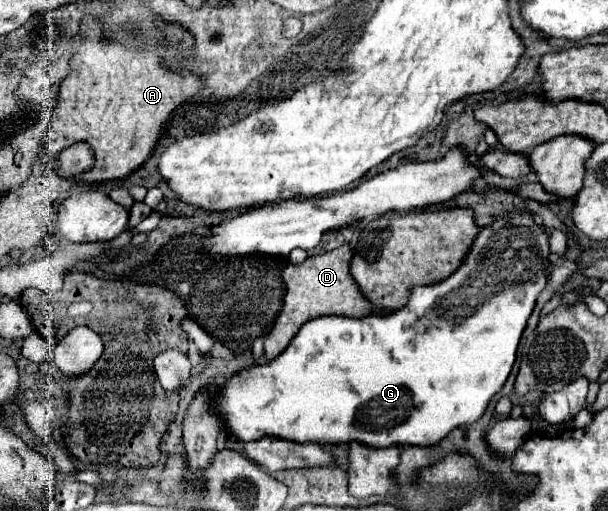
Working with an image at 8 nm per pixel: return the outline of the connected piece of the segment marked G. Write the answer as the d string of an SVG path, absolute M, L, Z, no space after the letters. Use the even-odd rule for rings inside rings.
M520 211L508 217L494 217L492 225L482 227L472 243L472 249L464 257L462 265L446 279L438 281L436 285L420 285L410 291L410 297L406 305L398 311L392 311L388 315L366 315L360 319L350 317L316 317L300 327L296 337L290 341L284 353L280 353L274 361L268 361L264 365L256 365L250 369L244 369L236 373L222 389L216 399L216 409L226 421L230 433L240 441L254 441L264 435L274 435L280 439L290 439L296 443L320 443L320 445L338 445L338 443L350 443L360 441L364 445L372 447L390 447L390 445L434 445L442 441L452 429L460 425L470 425L482 417L486 411L490 399L502 389L506 383L512 365L516 361L516 349L518 341L526 329L526 323L534 311L538 295L544 291L550 275L550 245L548 245L548 233L544 227L536 225L534 215L530 211ZM454 311L468 311L468 317L462 323L452 323Z

